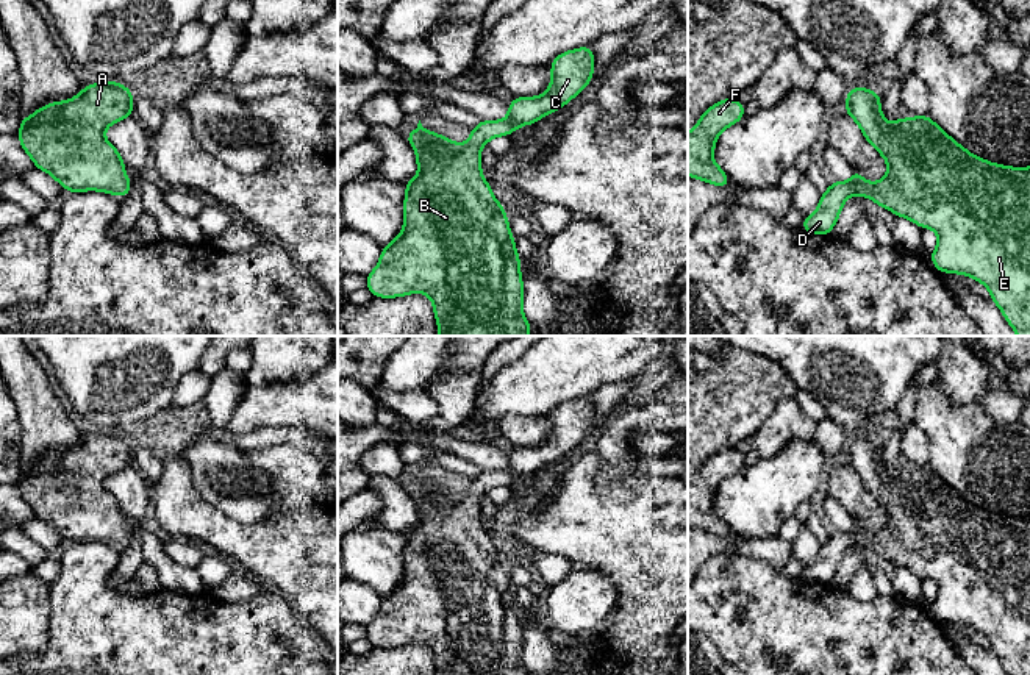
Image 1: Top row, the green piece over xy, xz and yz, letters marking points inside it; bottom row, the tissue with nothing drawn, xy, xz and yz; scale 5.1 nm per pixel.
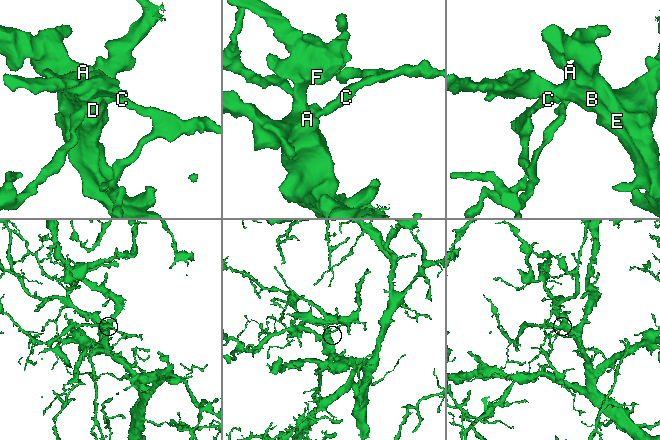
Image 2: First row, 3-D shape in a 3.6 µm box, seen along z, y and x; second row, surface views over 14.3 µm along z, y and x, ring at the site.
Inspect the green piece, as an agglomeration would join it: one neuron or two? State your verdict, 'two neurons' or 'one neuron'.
one neuron

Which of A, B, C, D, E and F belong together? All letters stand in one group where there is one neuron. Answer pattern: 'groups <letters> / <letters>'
groups A B C D E F

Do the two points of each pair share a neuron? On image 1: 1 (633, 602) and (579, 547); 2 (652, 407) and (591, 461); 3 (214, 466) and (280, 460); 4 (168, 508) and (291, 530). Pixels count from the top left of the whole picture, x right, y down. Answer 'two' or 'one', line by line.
1: one
2: two
3: one
4: one

